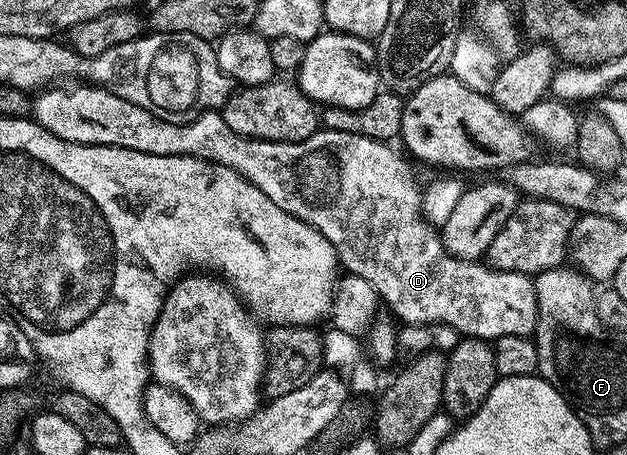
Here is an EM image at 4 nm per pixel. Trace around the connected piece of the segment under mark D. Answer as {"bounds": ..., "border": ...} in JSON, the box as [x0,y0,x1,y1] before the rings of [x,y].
{"bounds":[40,85,539,341],"border":[[[80,85],[66,95],[52,97],[48,89],[48,119],[40,122],[50,133],[71,143],[89,143],[95,147],[125,147],[147,155],[189,155],[232,169],[250,181],[278,209],[308,223],[322,233],[325,244],[336,252],[339,266],[347,274],[370,281],[379,298],[405,324],[441,323],[452,326],[461,336],[470,339],[495,341],[515,335],[531,336],[539,315],[536,285],[529,276],[513,271],[495,271],[480,261],[458,259],[450,254],[441,236],[420,214],[421,188],[416,188],[404,172],[404,163],[391,151],[387,142],[355,135],[349,131],[318,129],[310,137],[297,143],[271,143],[265,139],[247,139],[236,135],[226,125],[220,111],[206,111],[189,123],[162,121],[145,107],[122,101],[114,93],[100,87]]]}

